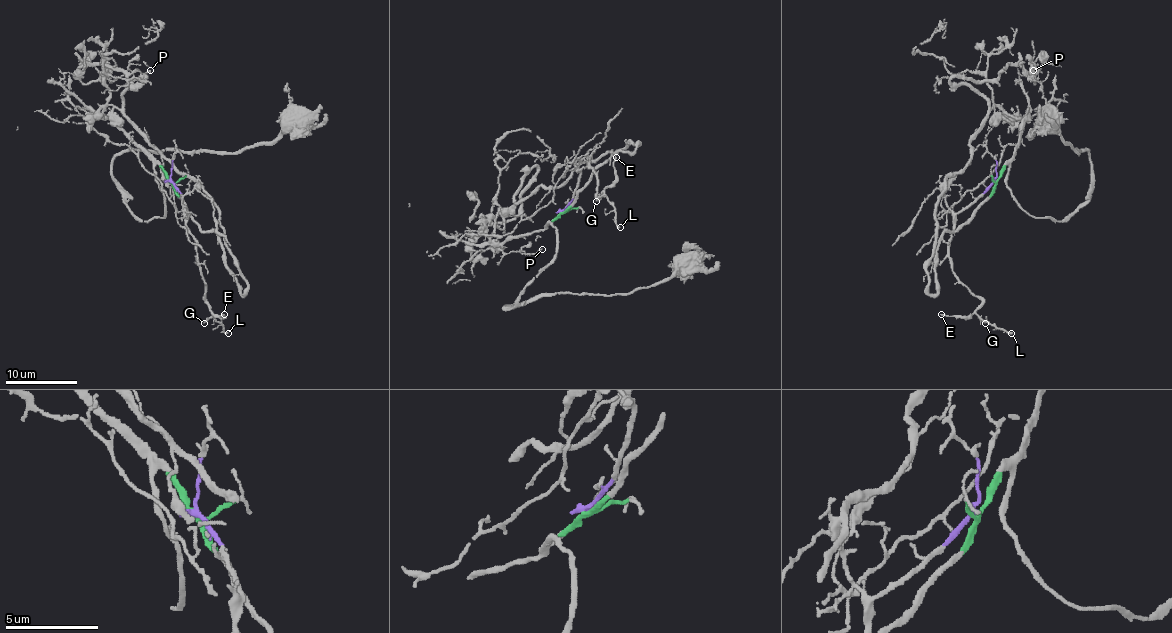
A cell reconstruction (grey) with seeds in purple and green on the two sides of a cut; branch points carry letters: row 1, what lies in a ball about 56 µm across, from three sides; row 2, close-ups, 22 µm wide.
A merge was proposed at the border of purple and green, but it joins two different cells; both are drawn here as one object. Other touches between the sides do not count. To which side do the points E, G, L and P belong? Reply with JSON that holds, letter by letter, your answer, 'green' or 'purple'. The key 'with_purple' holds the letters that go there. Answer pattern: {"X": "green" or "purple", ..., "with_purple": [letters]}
{"E": "purple", "G": "purple", "L": "purple", "P": "green", "with_purple": ["E", "G", "L"]}

